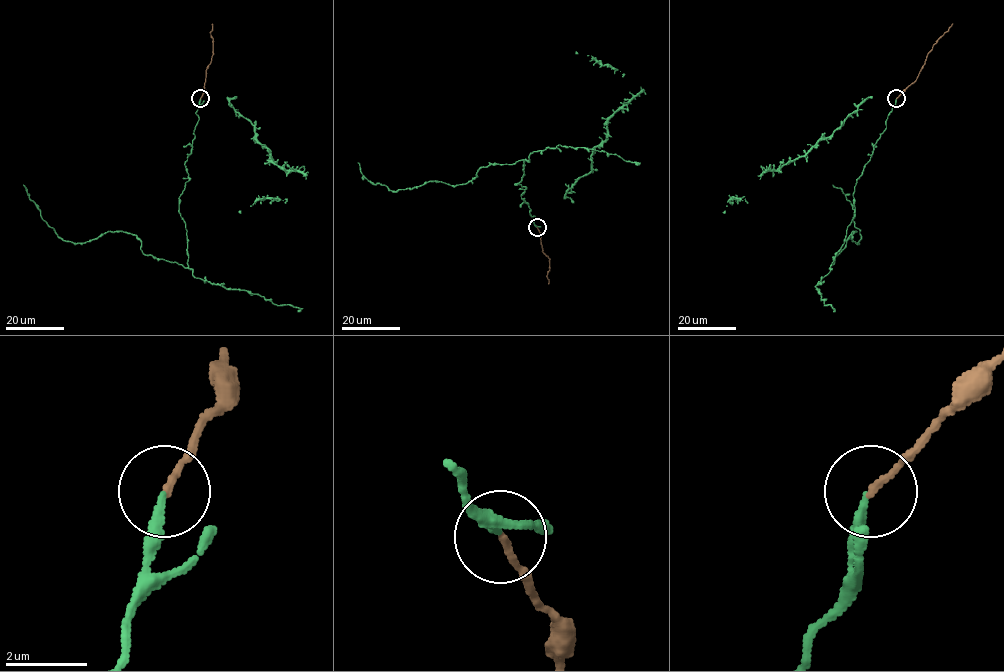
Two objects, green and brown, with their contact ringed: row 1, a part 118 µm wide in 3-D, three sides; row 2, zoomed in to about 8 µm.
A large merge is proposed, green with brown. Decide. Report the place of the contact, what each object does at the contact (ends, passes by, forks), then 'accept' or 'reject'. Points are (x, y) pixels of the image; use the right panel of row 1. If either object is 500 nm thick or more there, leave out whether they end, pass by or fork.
(896, 98) | green ends | brown ends | accept

